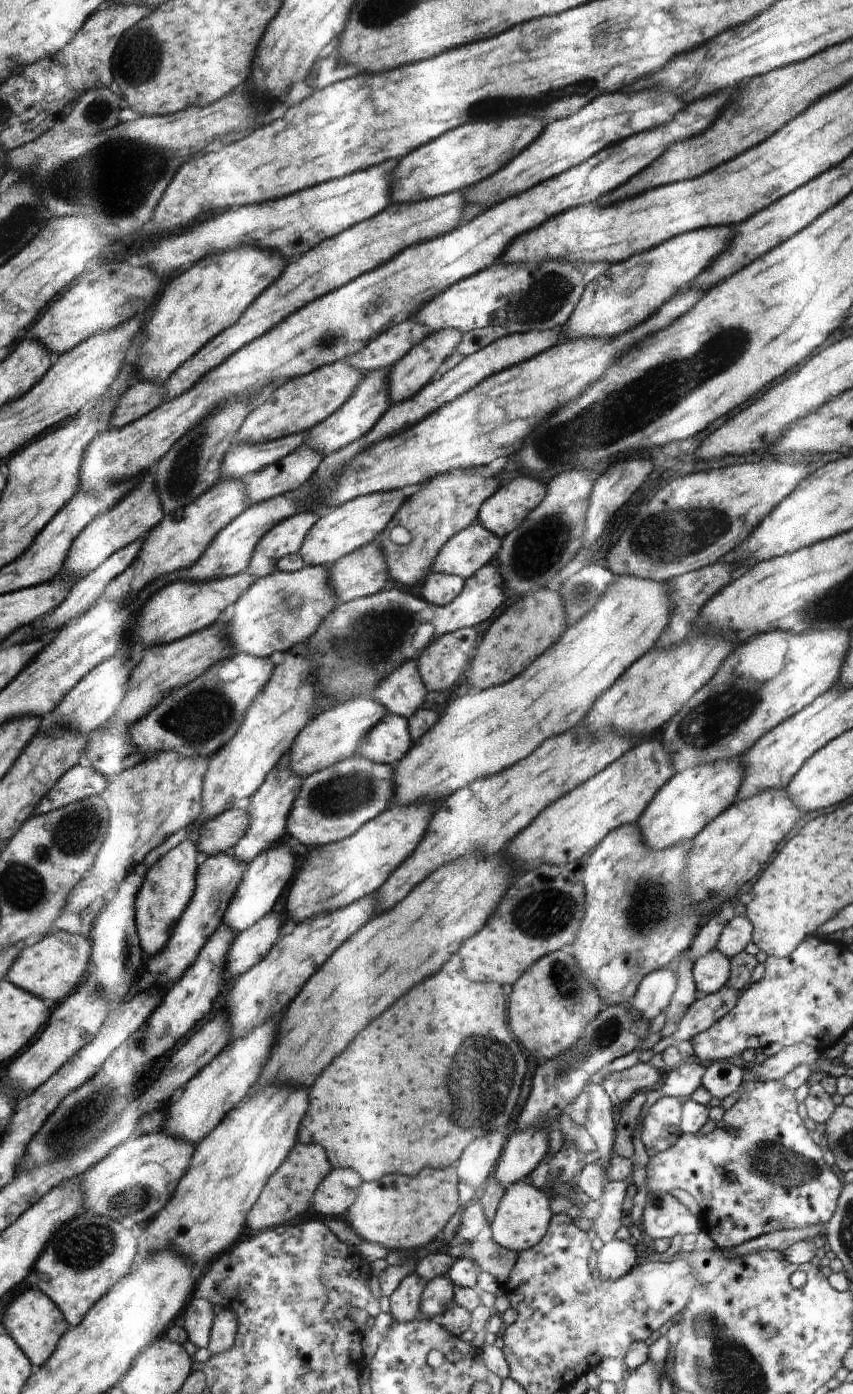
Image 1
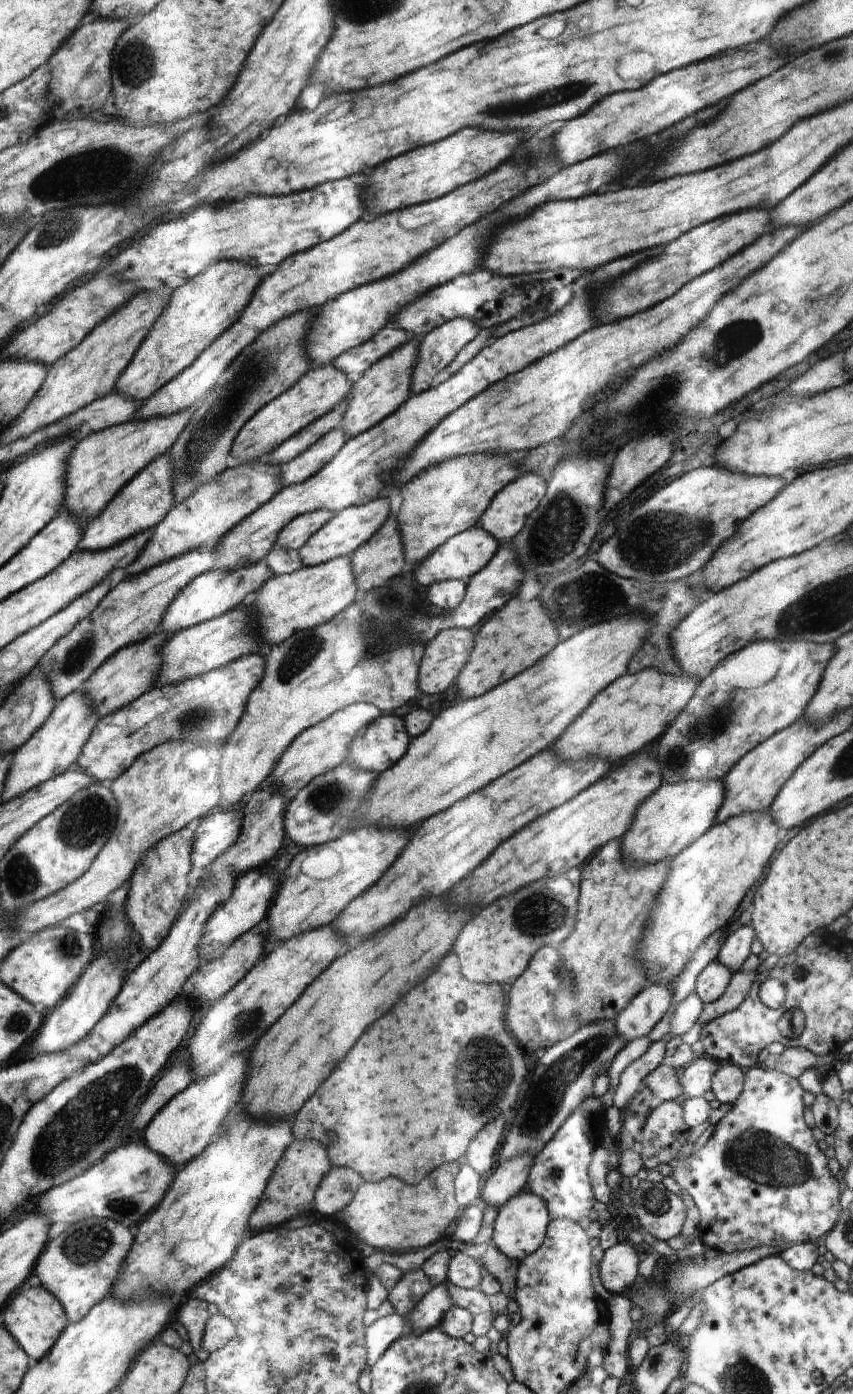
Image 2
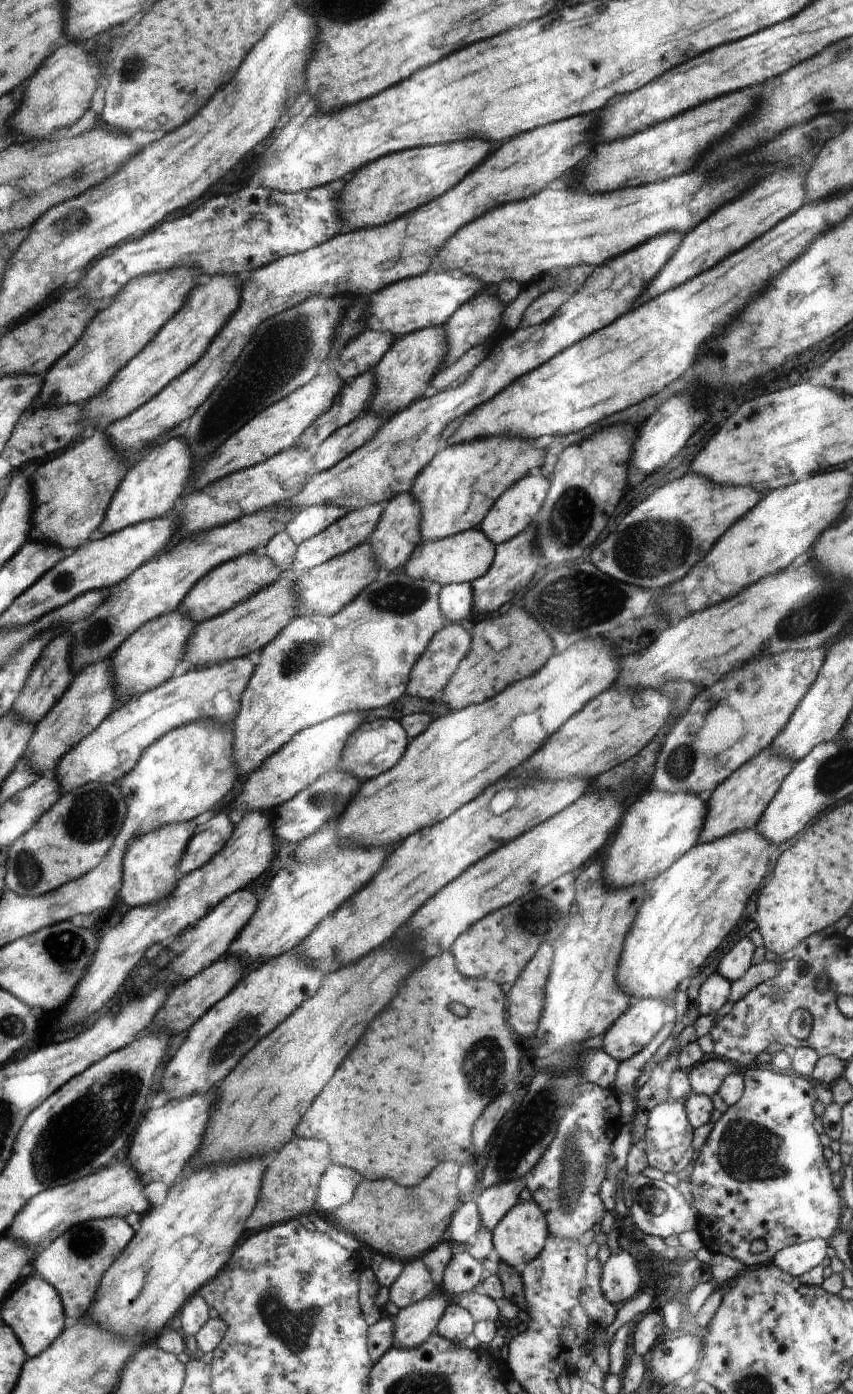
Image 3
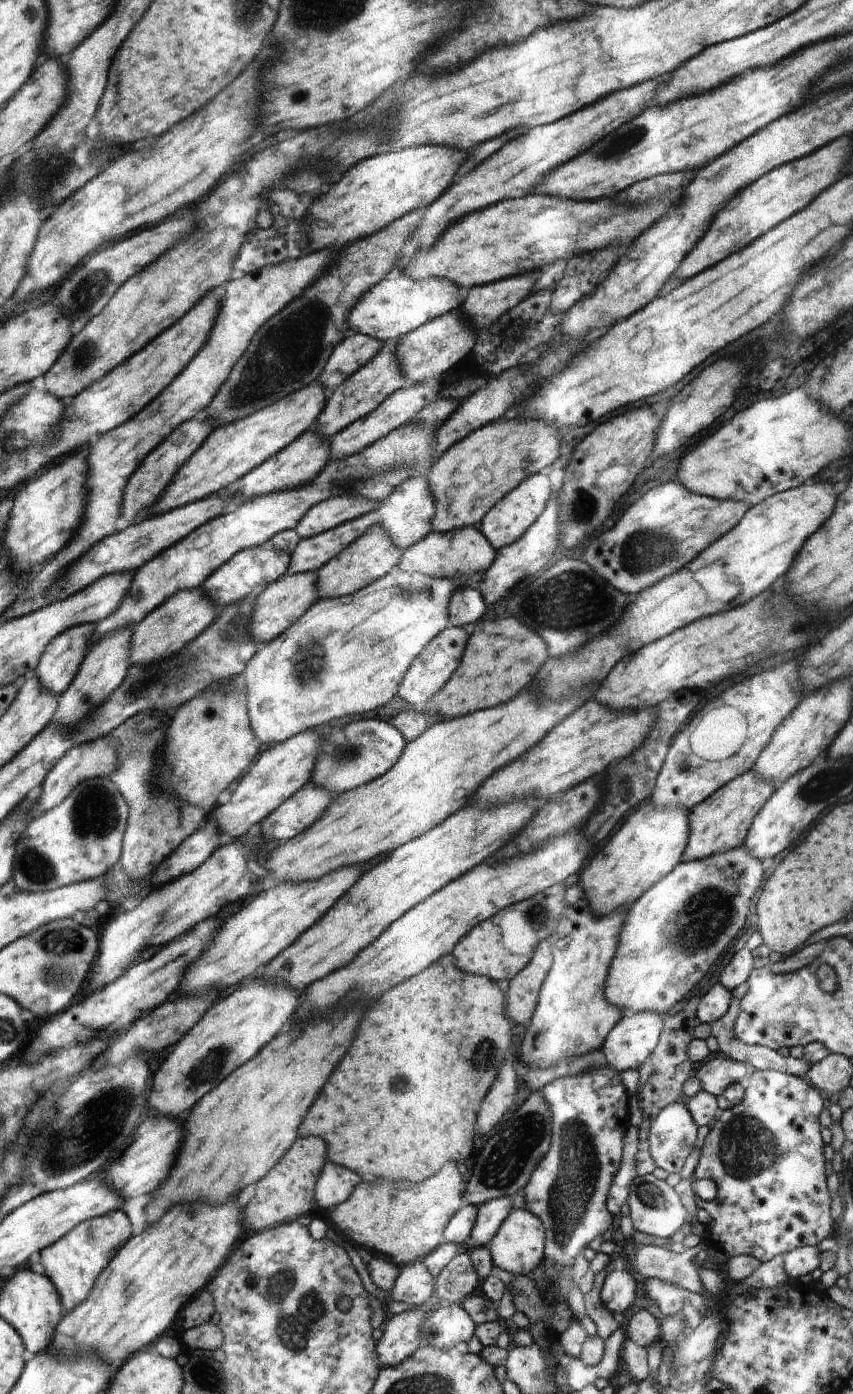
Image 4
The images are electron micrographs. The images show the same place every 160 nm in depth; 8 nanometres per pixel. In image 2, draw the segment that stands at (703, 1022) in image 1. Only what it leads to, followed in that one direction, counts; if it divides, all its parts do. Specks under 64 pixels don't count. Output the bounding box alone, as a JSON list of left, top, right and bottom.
[698,972,760,1022]

